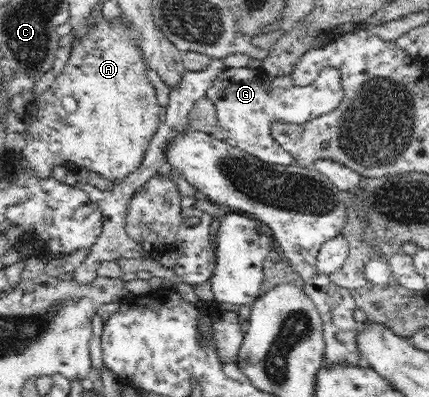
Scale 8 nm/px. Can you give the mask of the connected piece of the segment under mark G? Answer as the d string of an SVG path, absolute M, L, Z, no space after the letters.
M243 67L226 68L205 97L209 97L216 108L219 127L213 131L213 136L254 155L261 162L286 166L294 159L271 136L273 123L303 125L330 113L342 103L344 90L340 72L333 67L325 67L319 77L307 86L295 86L289 76L273 78L263 69L249 70L249 67Z

